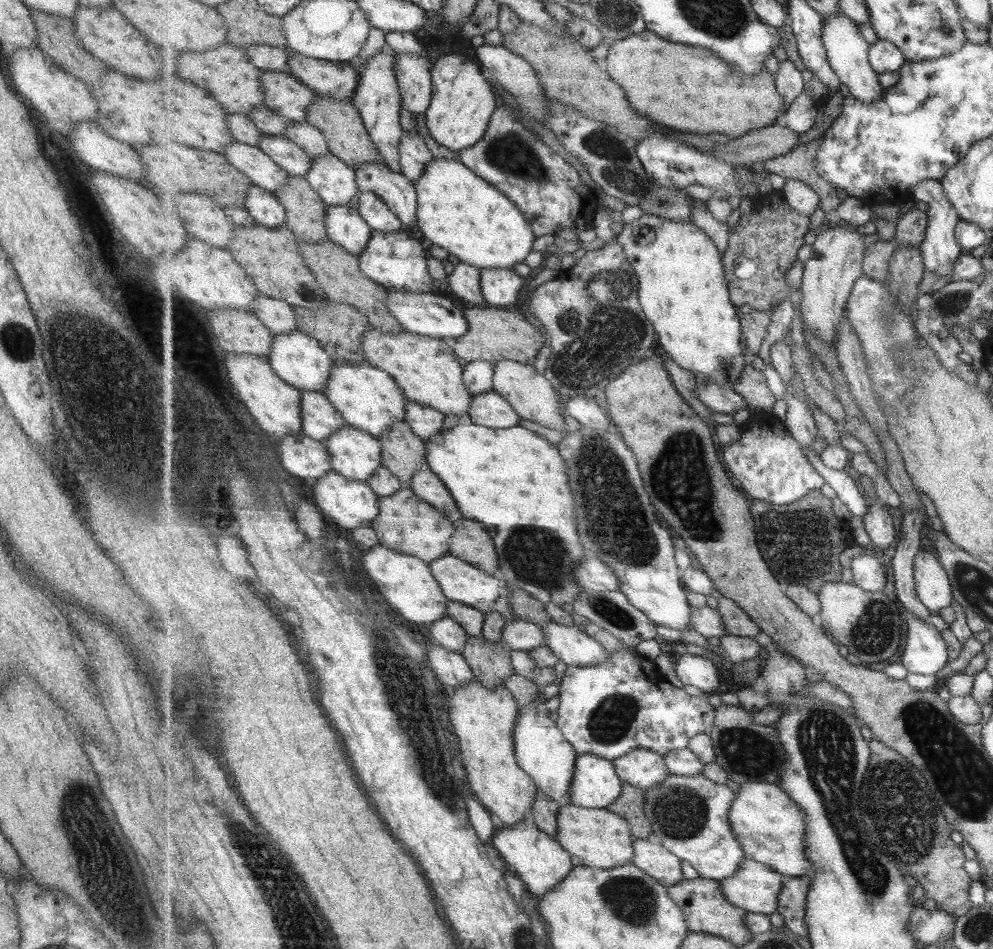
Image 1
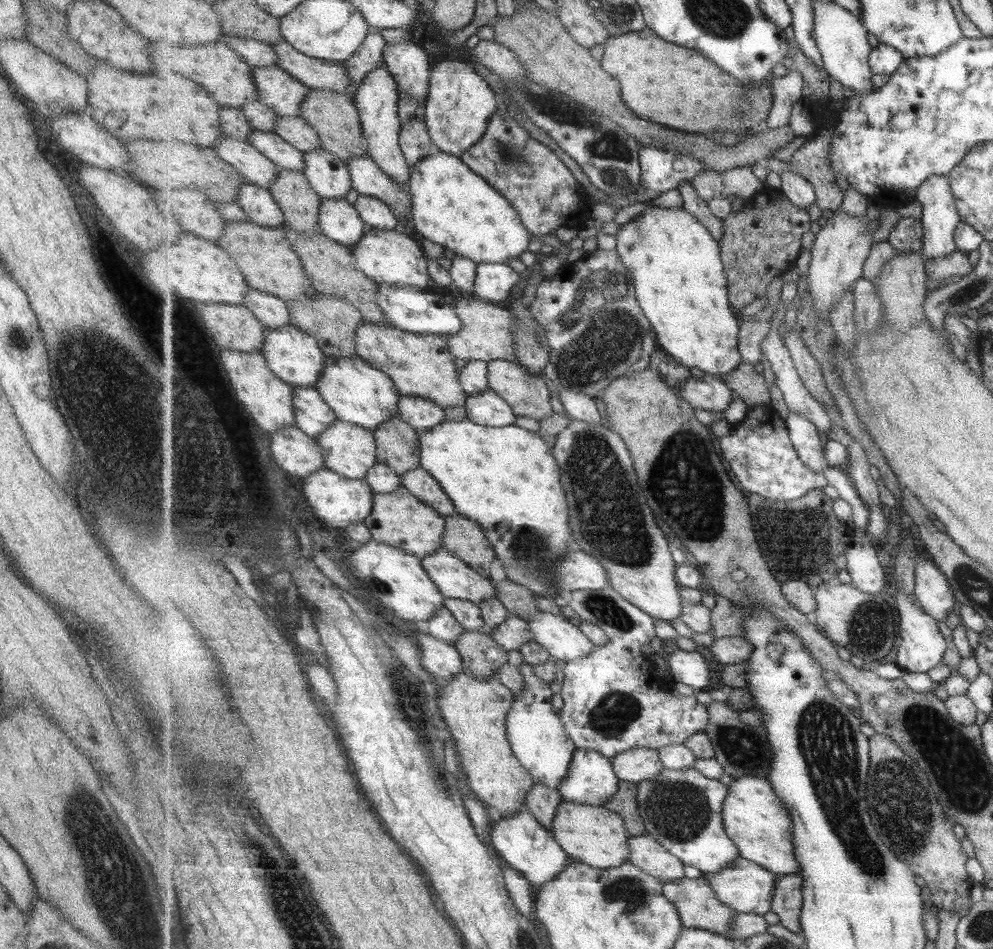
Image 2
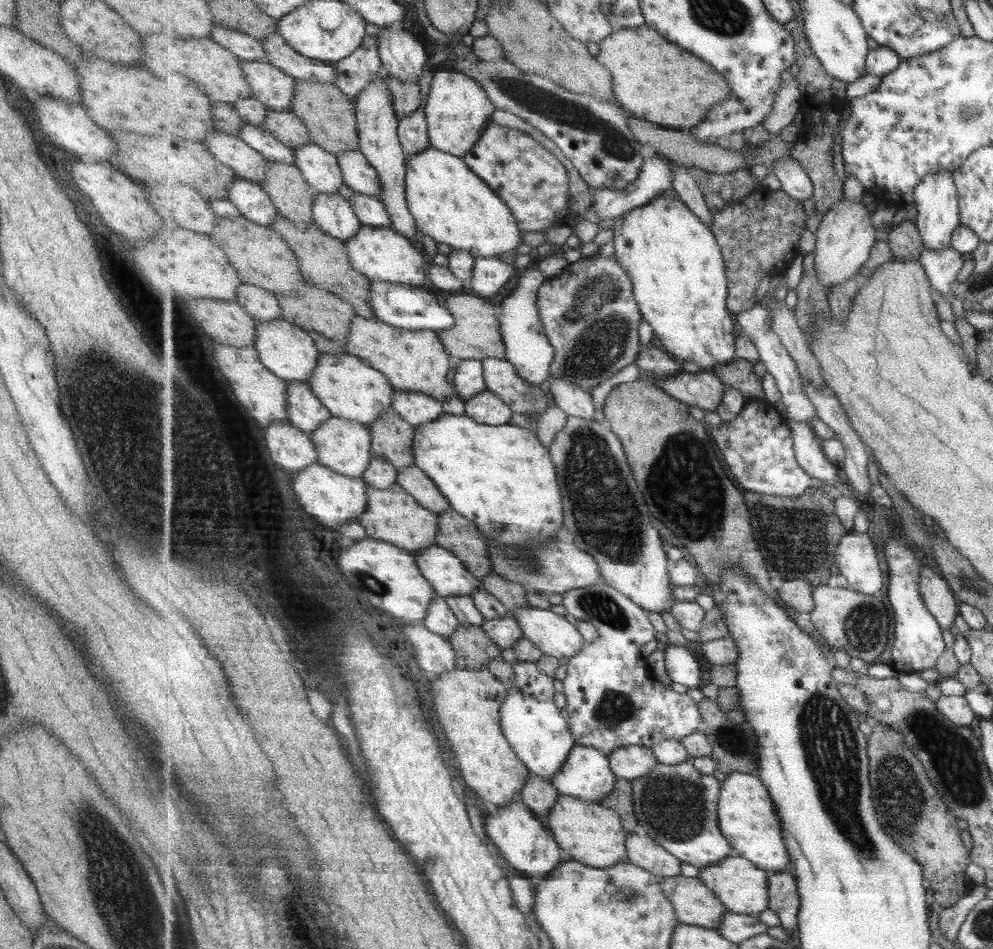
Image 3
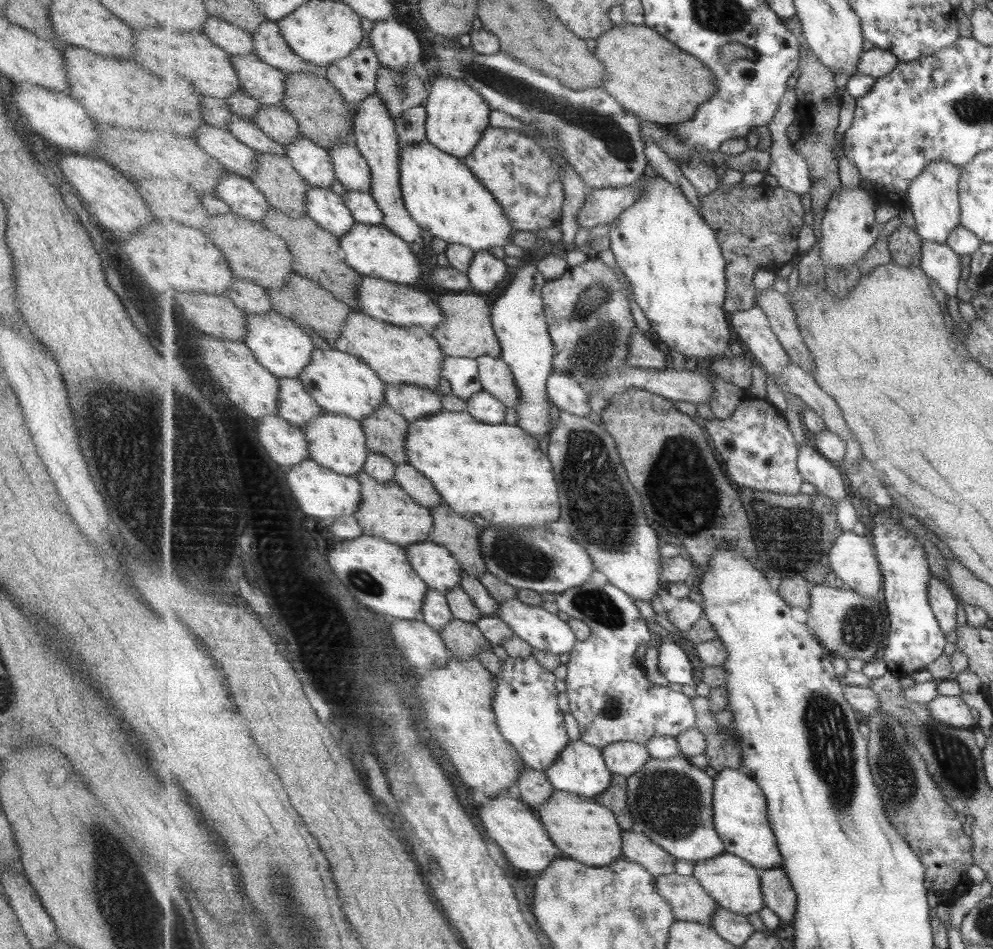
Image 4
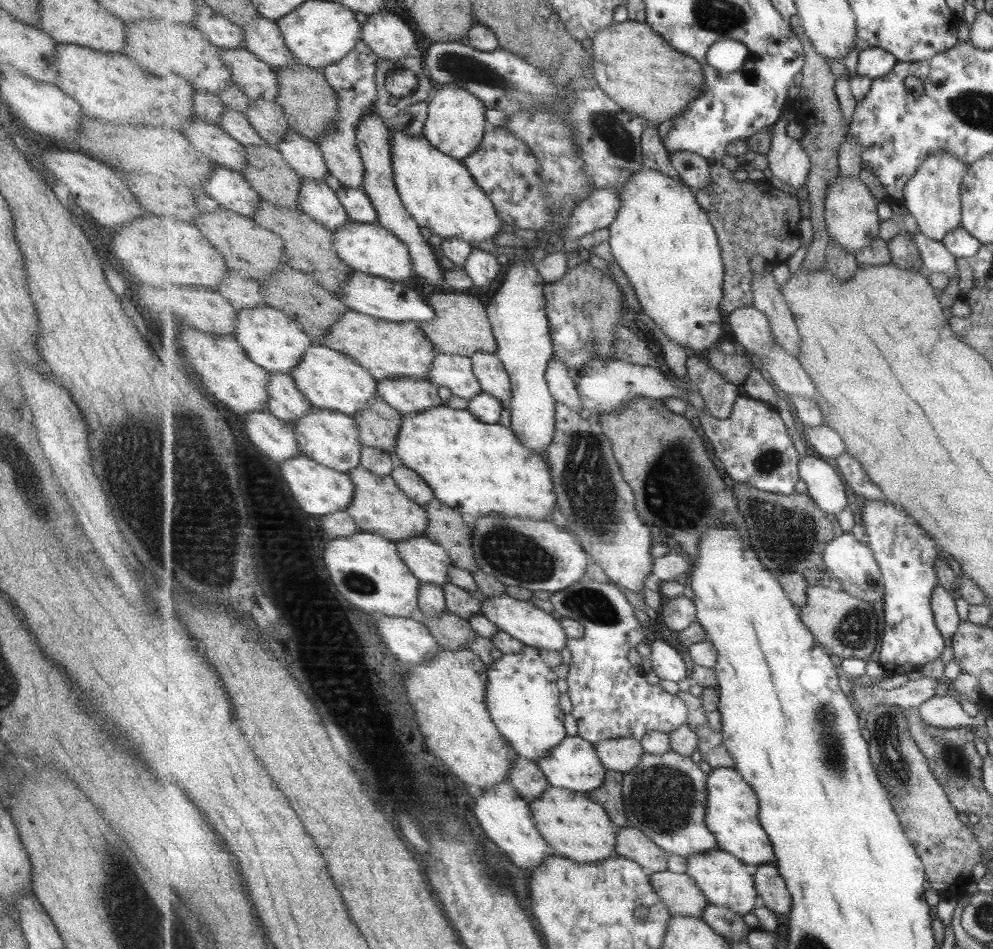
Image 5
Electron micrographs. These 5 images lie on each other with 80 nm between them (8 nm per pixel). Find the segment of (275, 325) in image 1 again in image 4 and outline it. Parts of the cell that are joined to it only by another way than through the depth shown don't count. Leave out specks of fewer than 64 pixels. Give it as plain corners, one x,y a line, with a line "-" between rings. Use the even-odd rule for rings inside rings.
247,279
234,280
227,297
247,314
268,313
273,311
269,297
270,290

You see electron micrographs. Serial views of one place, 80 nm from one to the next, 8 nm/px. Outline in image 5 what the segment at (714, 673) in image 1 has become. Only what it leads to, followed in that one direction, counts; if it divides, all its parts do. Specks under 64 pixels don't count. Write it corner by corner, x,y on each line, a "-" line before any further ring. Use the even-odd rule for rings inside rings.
657,640
648,645
651,649
652,670
660,680
671,680
671,682
689,680
687,664
683,656
677,652
677,648
673,648
671,644
663,640

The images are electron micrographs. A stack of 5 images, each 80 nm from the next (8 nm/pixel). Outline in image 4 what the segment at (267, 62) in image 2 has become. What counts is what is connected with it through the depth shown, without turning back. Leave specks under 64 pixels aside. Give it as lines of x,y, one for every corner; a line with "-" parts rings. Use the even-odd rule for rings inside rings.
209,16
205,24
205,33
215,44
226,49
231,55
255,53
253,35
239,25
216,16

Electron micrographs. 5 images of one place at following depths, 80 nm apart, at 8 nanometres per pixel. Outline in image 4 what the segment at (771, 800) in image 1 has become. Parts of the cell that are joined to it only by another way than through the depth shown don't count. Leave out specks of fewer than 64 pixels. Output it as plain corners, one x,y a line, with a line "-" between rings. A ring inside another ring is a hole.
727,768
718,772
714,788
714,827
727,853
743,857
759,870
784,868
783,855
768,817
765,793
744,771

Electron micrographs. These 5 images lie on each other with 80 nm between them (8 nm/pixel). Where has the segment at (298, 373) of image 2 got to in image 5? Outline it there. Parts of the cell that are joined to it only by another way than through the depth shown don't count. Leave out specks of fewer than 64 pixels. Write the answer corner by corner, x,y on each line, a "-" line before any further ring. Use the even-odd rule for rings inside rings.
267,304
238,311
234,335
250,356
250,359
255,361
255,364
262,365
270,373
290,374
293,368
302,362
302,356
306,354
306,350
315,344
298,321
294,321
285,311

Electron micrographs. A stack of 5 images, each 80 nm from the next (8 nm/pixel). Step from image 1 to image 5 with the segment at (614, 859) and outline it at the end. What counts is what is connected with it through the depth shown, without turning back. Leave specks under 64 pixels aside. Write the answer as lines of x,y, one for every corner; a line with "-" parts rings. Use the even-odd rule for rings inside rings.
551,785
539,799
530,803
530,809
539,832
555,849
556,857
567,857
580,863
598,863
616,855
618,828
606,808
586,793

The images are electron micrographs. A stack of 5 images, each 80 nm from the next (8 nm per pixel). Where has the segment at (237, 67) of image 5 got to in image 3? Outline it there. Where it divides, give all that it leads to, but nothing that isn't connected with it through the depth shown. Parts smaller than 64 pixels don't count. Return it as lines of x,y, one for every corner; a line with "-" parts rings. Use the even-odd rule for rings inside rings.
262,60
242,61
243,72
250,83
252,96
271,110
291,111
296,89
296,79
275,65

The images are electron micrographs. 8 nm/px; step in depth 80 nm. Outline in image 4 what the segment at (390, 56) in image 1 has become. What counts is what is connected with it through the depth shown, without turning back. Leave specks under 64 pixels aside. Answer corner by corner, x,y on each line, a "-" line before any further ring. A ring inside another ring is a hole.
372,94
360,105
353,127
353,137
356,139
359,151
371,166
371,175
373,175
371,193
378,202
379,208
383,211
383,215
385,215
383,225
397,236
402,237
403,240
407,241
407,244
410,244
411,250
422,264
423,272
431,271
432,273
433,268
429,264
429,256
427,256
427,250
425,250
425,240
423,240
419,231
419,224
411,217
403,198
401,185
401,152
403,152
403,147
400,136
394,118
390,115
387,105
378,94

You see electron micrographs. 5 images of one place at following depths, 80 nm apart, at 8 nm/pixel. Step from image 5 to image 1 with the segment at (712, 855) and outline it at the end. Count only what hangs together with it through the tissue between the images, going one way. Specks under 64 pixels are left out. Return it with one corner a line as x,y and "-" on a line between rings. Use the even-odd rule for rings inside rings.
746,858
737,874
720,880
720,884
722,884
726,899
733,904
744,908
749,913
767,914
770,916
778,911
778,894
782,891
785,878
787,877
782,873
775,872
775,869
772,869
768,864

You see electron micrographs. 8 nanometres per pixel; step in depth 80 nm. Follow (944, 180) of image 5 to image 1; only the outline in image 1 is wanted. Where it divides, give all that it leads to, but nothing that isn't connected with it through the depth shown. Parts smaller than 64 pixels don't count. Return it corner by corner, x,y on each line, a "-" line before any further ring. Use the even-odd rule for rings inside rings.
925,180
923,183
915,185
911,190
913,201
927,203
927,215
931,220
927,235
924,242
921,244
923,258
928,270
936,272
940,276
950,276
954,278
954,264
958,262
958,256
963,250
956,236
956,229
959,225
959,214
954,204
947,200
943,184
937,180

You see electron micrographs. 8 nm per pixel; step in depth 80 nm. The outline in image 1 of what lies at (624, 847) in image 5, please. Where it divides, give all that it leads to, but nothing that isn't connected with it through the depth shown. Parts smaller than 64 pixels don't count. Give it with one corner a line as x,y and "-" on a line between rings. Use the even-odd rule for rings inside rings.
650,838
634,839
633,863
667,888
681,883
684,879
681,859
659,841
653,843

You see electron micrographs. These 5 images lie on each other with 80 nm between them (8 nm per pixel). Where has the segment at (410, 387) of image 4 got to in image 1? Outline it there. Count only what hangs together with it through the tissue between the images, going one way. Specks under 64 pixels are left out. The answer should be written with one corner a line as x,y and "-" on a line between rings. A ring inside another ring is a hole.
409,401
406,406
406,421
424,441
431,440
433,436
439,436
445,415
439,409

